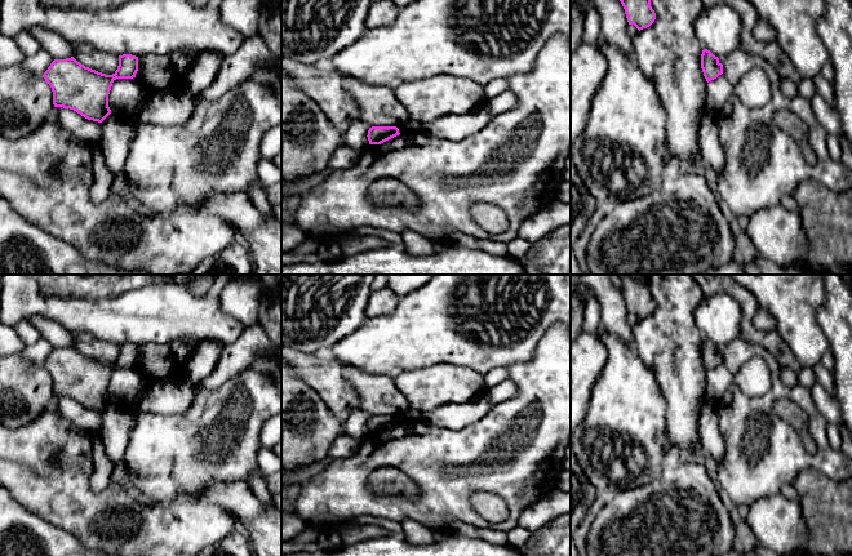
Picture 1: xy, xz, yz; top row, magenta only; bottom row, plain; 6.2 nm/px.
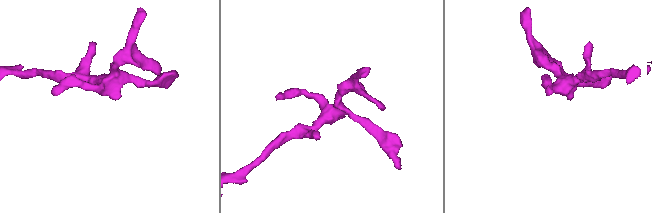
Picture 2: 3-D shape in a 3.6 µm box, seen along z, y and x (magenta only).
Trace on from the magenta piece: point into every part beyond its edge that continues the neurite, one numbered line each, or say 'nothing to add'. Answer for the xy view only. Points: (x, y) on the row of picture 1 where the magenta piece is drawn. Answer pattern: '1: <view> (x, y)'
nothing to add

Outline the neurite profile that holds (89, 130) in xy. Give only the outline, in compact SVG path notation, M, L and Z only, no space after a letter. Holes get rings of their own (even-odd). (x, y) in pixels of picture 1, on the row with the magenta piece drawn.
M56 107L54 111L61 125L65 129L70 130L72 134L84 139L89 144L101 141L102 138L101 123L88 120L76 111L70 108Z

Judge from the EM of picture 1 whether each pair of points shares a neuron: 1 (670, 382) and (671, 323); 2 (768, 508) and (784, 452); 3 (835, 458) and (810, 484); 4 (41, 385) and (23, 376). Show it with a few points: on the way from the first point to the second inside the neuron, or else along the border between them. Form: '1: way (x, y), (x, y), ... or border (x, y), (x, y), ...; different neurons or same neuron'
1: way (671, 368), (671, 337); same neuron
2: border (779, 492), (757, 498), (749, 506); different neurons
3: border (838, 480), (803, 470), (793, 483); different neurons
4: way (38, 385), (32, 385), (27, 379); same neuron

